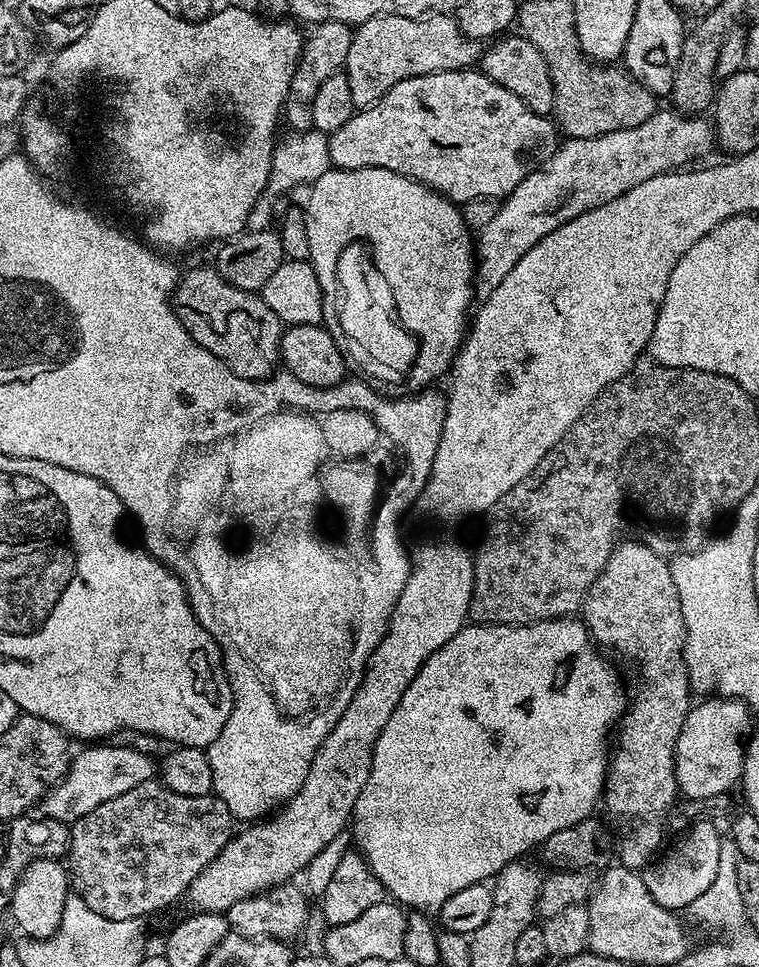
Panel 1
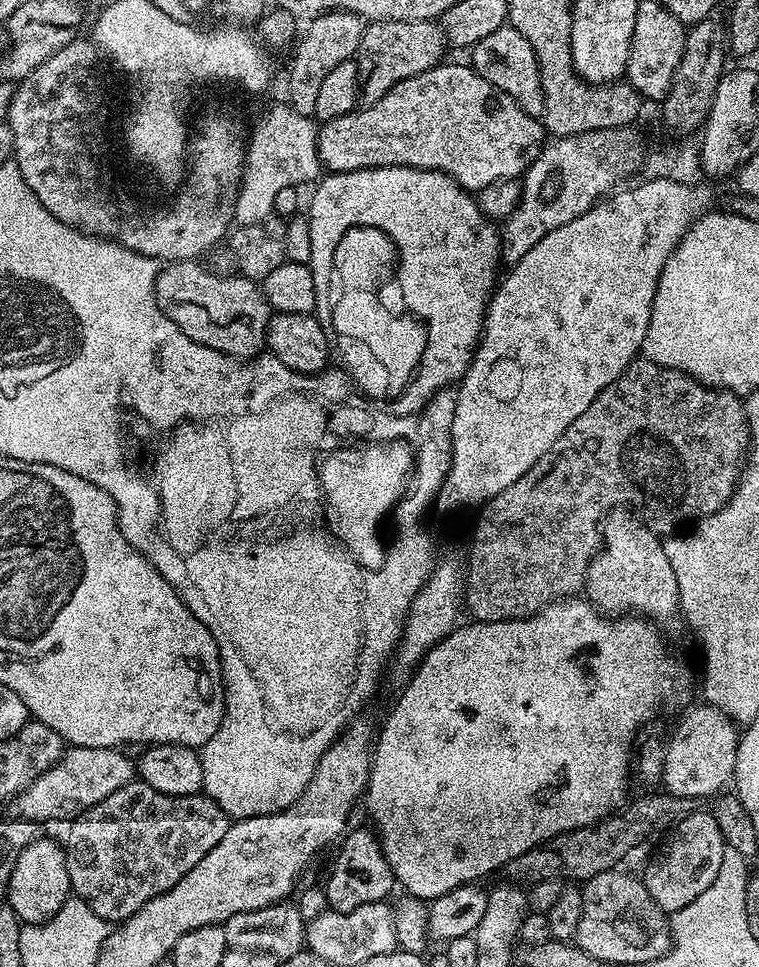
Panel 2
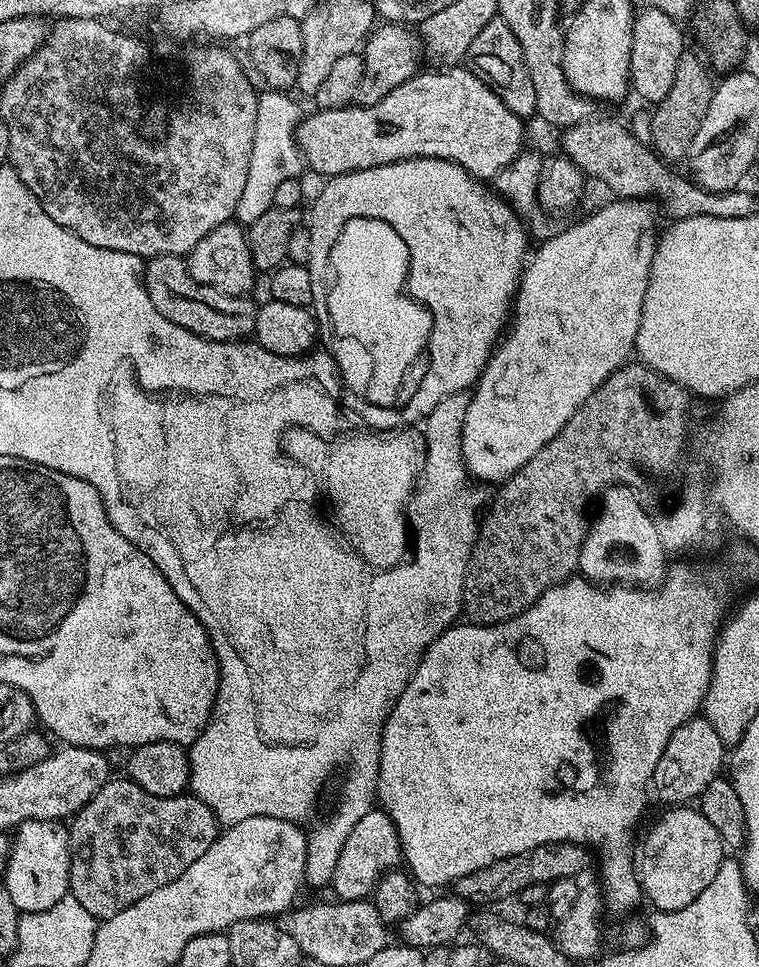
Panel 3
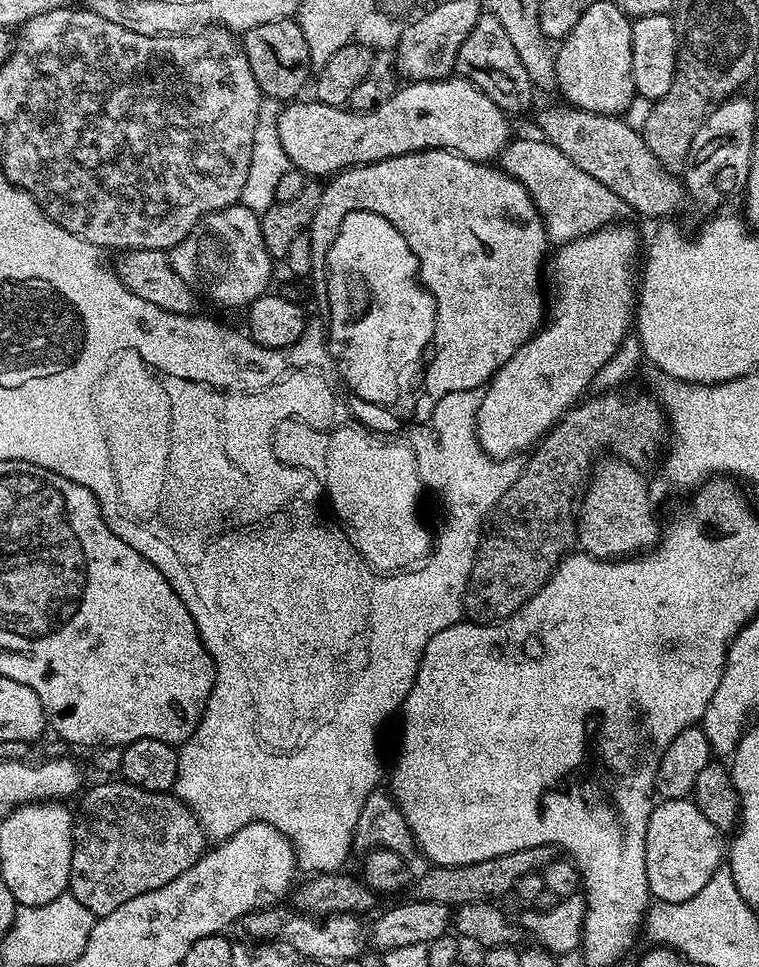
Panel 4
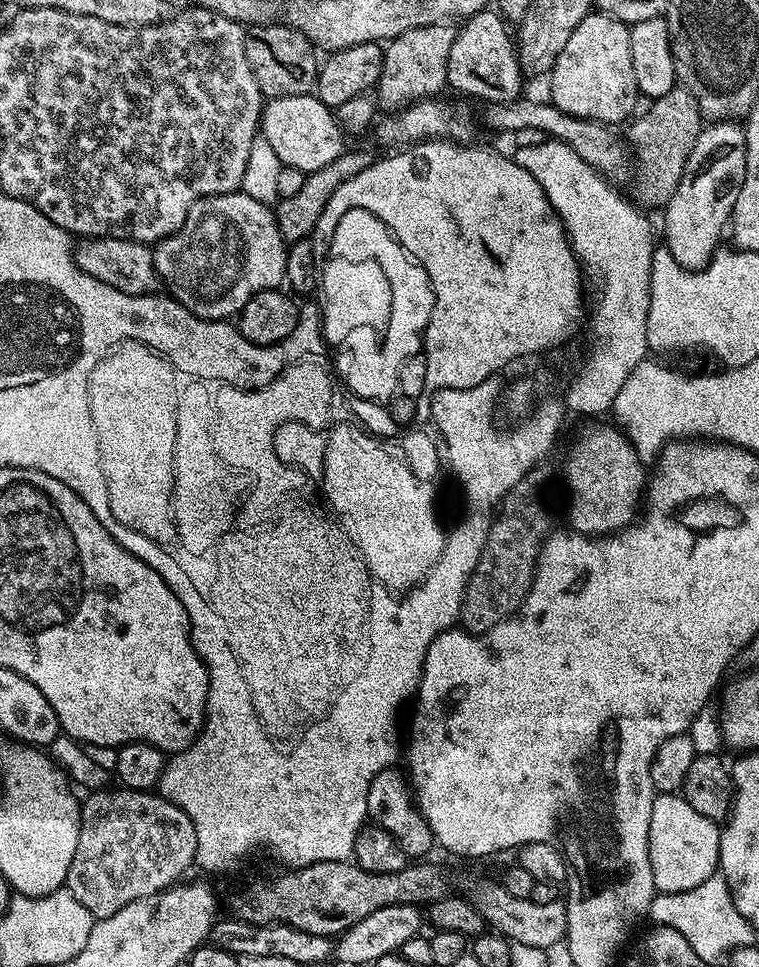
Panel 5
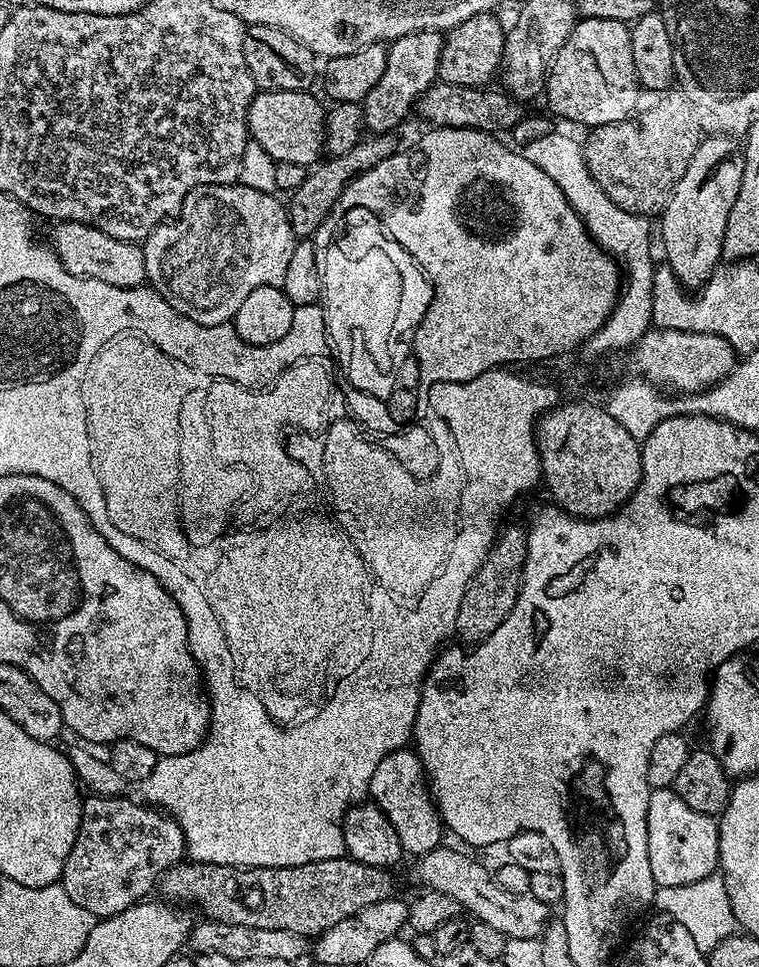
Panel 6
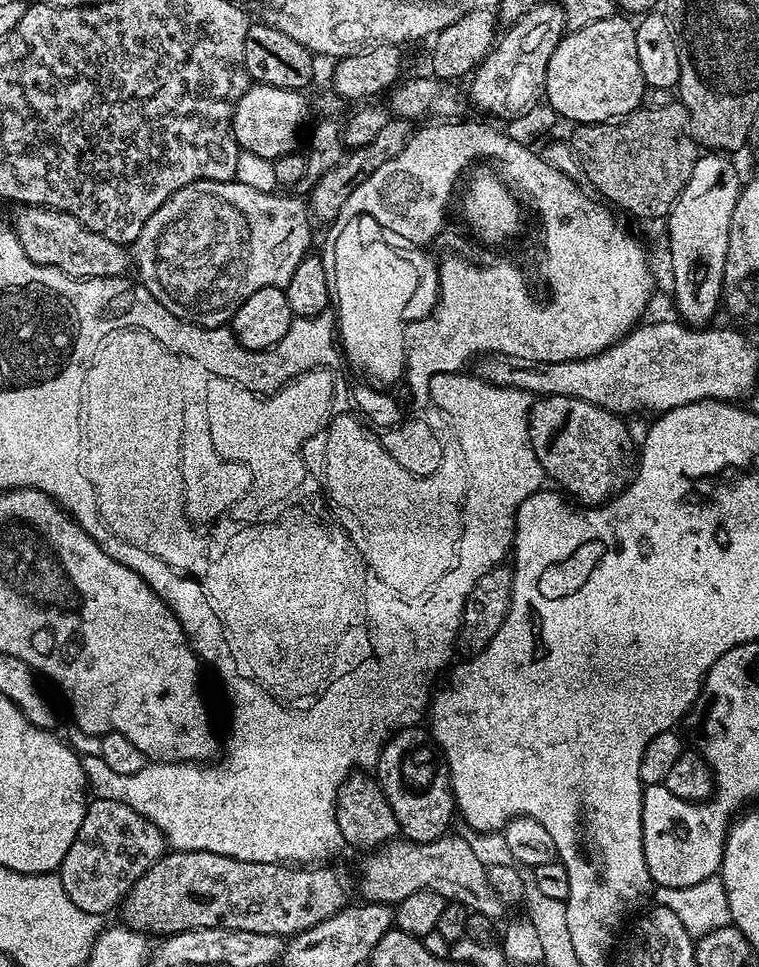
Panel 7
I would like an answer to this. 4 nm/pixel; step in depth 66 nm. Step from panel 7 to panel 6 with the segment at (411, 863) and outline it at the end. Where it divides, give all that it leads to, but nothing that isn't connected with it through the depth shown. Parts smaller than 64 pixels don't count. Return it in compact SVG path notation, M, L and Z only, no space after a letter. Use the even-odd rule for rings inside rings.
M441 846L415 861L416 876L424 883L425 889L450 894L460 903L469 917L481 924L494 926L498 934L508 938L539 938L550 923L549 905L543 904L531 895L510 894L502 890L491 871L487 872L478 861L456 848ZM469 912L469 913L468 913ZM472 915L472 916L471 916Z

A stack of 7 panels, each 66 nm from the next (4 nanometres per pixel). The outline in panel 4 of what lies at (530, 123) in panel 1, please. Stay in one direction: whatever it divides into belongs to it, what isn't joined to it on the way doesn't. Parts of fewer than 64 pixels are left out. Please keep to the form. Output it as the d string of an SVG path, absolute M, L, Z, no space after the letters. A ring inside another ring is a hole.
M458 74L449 76L447 80L405 83L397 87L394 95L382 102L382 106L369 112L354 112L344 106L335 108L322 104L315 98L303 100L285 103L276 121L278 138L282 138L282 150L286 150L289 165L308 178L328 178L362 164L376 164L379 160L389 160L391 156L405 156L427 148L444 148L448 152L457 152L467 160L492 162L503 152L510 139L509 117L506 113L494 102L490 102L490 98L482 94L482 90L478 90Z

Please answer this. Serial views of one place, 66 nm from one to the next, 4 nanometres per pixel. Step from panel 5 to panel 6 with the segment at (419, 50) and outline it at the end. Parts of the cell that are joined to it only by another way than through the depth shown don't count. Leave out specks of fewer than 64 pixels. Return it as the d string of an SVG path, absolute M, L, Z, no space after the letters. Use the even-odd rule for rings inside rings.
M415 32L406 34L402 38L391 41L387 45L388 57L386 58L386 70L382 70L382 78L378 78L378 86L366 94L362 102L364 110L364 127L372 134L388 134L404 120L404 115L413 111L416 101L424 94L432 84L438 80L438 62L442 54L444 36L438 32Z

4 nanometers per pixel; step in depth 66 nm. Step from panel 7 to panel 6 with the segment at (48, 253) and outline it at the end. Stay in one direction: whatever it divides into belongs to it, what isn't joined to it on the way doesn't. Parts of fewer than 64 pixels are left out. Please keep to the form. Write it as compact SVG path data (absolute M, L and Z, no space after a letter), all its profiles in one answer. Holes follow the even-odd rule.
M62 220L52 232L51 247L56 257L70 274L106 282L119 288L139 288L146 280L146 262L144 250L139 243L131 240L119 240L89 224Z

